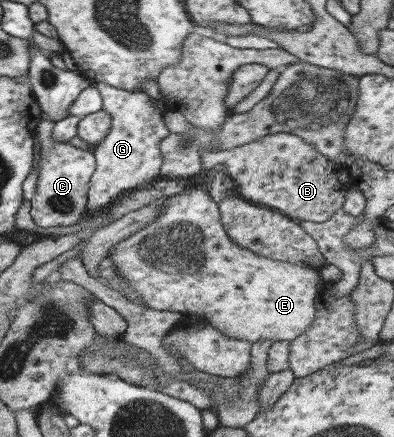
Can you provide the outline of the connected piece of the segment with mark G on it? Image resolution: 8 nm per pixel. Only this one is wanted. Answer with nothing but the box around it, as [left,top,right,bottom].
[86,83,169,217]

